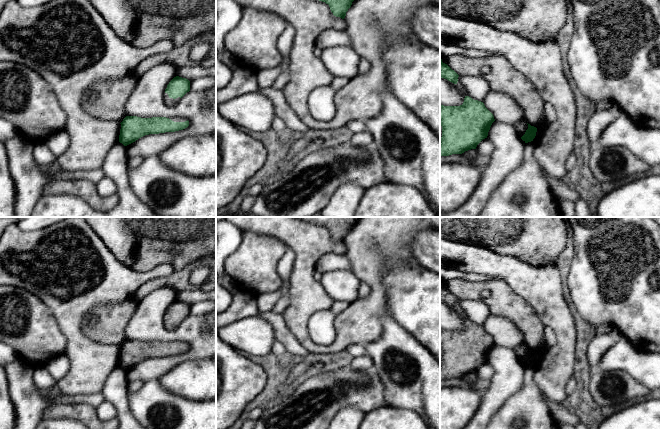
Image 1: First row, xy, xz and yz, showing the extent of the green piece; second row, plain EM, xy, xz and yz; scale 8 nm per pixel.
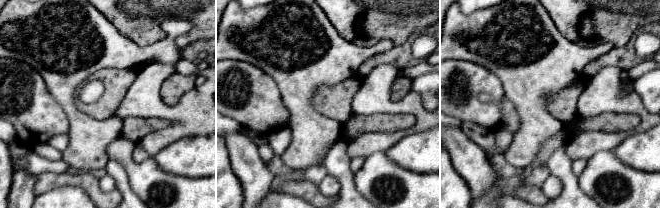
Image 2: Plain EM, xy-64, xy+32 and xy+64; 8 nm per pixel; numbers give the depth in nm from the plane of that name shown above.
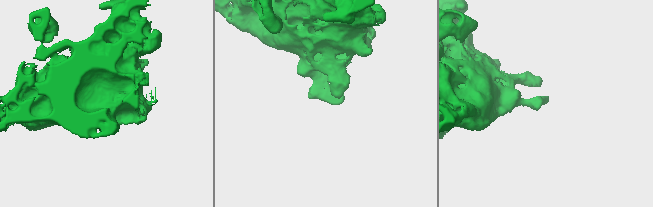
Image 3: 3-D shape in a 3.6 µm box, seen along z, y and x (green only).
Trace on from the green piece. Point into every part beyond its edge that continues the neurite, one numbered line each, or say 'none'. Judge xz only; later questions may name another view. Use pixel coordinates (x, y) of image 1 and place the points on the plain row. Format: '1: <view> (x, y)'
none

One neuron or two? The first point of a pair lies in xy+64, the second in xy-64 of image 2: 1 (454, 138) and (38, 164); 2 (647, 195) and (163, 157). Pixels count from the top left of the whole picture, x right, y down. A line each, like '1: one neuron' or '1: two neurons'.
1: two neurons
2: two neurons

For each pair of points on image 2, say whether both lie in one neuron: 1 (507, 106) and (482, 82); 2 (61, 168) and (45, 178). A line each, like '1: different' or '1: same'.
1: different
2: different

